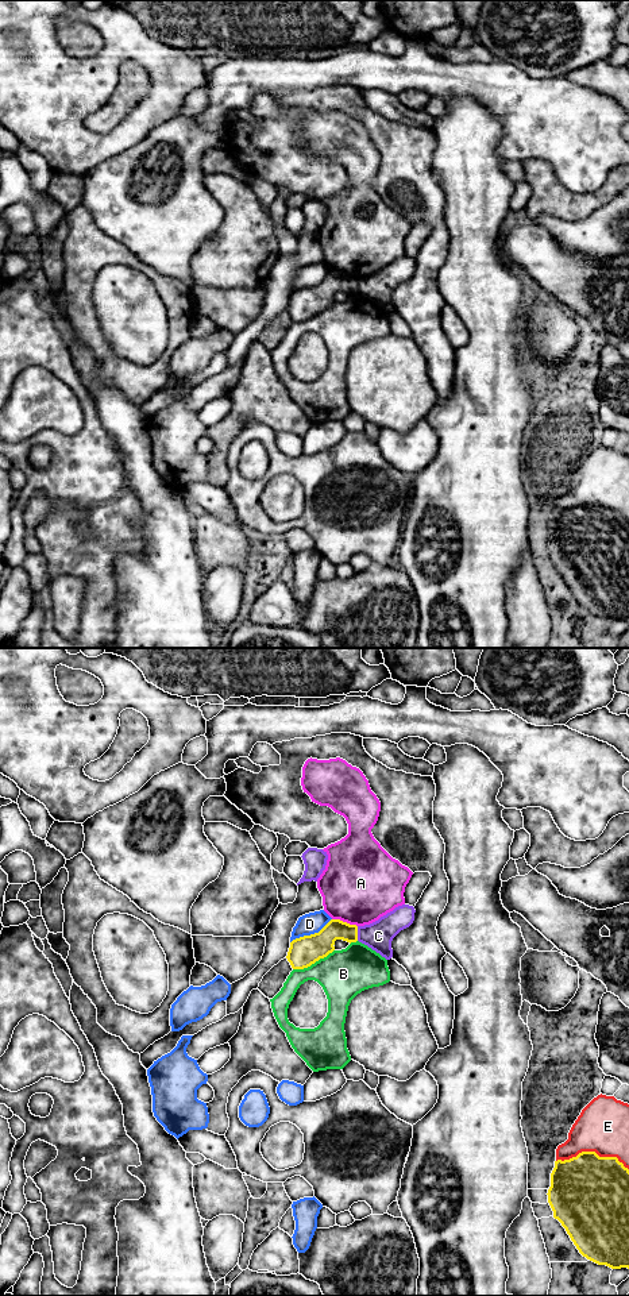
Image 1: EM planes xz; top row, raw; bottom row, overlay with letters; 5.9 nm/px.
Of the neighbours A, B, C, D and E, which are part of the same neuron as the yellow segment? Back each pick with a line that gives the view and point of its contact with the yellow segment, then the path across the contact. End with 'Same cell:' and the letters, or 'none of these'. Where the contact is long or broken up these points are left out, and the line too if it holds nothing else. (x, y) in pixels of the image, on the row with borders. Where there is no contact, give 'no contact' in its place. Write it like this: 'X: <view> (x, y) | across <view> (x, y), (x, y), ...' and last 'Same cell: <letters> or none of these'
E: xz (593, 1152)
Same cell: E

